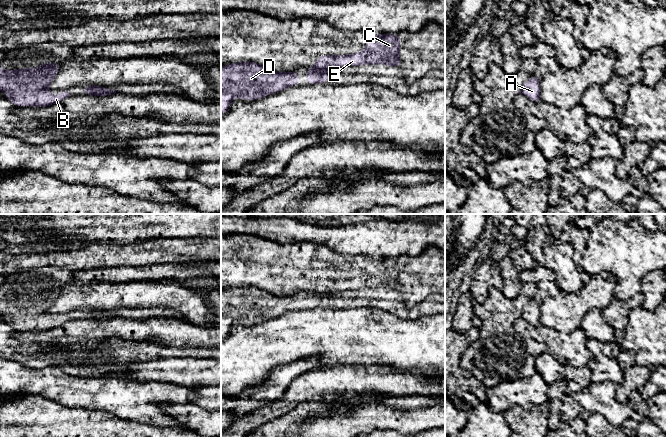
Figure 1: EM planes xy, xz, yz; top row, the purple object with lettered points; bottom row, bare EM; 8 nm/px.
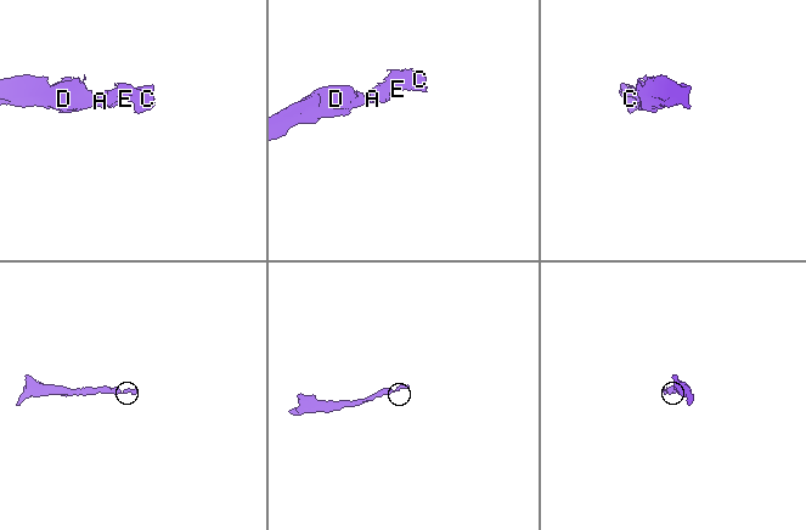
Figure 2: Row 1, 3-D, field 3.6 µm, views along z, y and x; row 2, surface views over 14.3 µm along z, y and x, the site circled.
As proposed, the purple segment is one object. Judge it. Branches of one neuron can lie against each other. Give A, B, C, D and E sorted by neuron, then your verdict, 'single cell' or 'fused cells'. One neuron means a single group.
A B D / C E | fused cells

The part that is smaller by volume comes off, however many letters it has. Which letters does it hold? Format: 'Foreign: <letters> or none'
Foreign: C, E

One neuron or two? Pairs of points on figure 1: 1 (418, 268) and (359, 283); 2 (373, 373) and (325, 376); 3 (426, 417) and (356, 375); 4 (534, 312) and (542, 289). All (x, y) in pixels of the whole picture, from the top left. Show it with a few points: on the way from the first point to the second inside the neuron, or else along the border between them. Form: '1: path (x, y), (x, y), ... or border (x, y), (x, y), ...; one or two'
1: path (403, 268), (398, 268), (394, 272), (372, 272); one
2: path (361, 376), (337, 376); one
3: border (371, 391), (378, 395), (389, 396), (393, 400); two
4: path (534, 306), (540, 295); one

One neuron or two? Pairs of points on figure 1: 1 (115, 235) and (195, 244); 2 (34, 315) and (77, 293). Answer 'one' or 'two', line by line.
1: two
2: two

